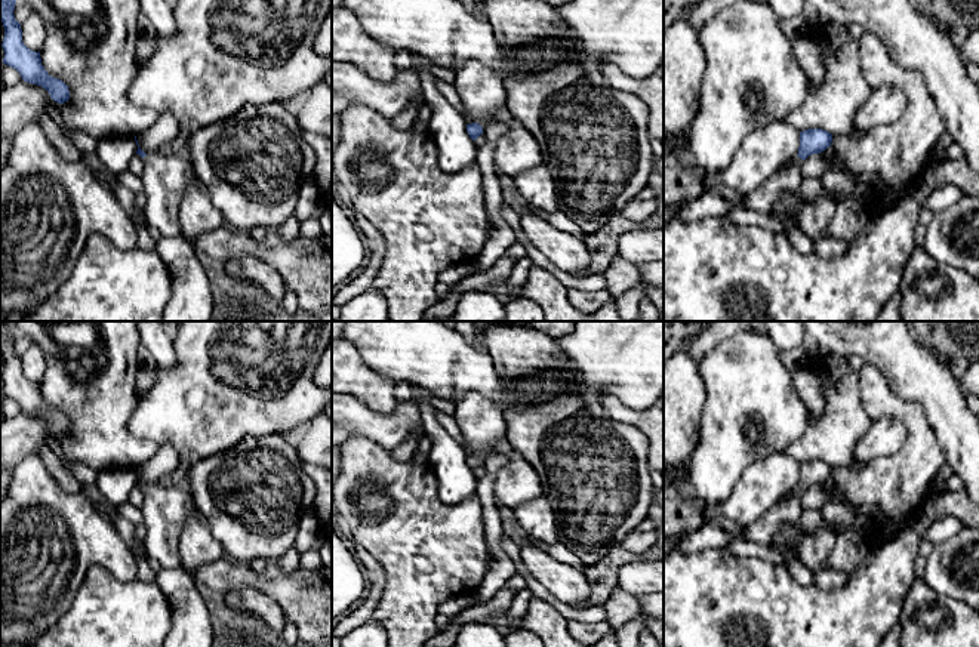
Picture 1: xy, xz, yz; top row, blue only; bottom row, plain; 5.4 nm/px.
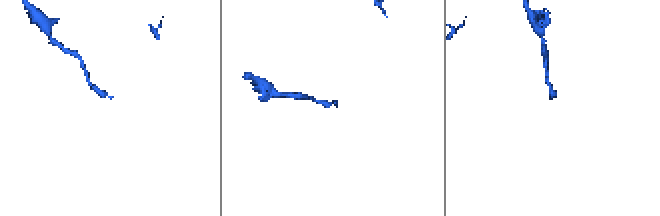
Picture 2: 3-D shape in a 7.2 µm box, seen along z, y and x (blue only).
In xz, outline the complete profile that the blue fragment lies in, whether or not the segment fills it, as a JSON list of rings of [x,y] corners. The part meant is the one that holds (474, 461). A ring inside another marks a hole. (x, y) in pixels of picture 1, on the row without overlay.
[[[507,435],[498,438],[486,453],[467,456],[467,463],[470,469],[475,472],[487,457],[495,456],[495,455],[501,455],[501,456],[515,455]]]

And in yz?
[[[807,460],[800,463],[798,486],[785,493],[770,509],[767,509],[752,524],[742,527],[739,533],[730,533],[727,527],[705,526],[689,536],[683,536],[672,543],[672,549],[681,554],[693,554],[704,549],[721,549],[723,546],[741,539],[760,545],[772,545],[781,526],[789,524],[798,529],[798,537],[794,542],[795,552],[804,530],[800,518],[804,511],[801,495],[812,486],[821,486],[831,478],[832,466],[822,460]]]

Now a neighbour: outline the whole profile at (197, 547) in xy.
[[[196,506],[179,534],[178,549],[181,570],[194,579],[200,567],[225,555],[221,543],[212,536],[209,523]]]

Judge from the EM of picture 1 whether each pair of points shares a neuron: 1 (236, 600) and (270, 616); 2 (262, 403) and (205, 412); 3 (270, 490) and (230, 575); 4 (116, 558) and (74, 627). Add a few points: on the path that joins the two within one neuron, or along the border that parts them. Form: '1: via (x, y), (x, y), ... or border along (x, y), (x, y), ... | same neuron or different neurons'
1: via (245, 600), (252, 600), (261, 607) | same neuron
2: via (252, 419), (243, 428), (221, 428) | same neuron
3: border along (224, 555), (248, 564) | different neurons
4: border along (135, 578), (120, 581), (94, 564), (77, 588) | different neurons

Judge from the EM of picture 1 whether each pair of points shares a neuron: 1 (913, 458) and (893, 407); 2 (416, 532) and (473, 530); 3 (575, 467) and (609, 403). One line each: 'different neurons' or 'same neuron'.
1: same neuron
2: same neuron
3: different neurons

